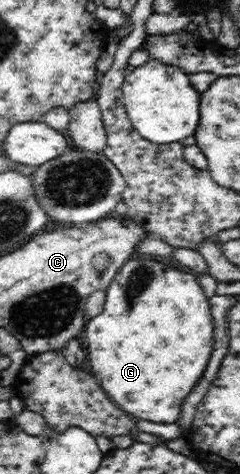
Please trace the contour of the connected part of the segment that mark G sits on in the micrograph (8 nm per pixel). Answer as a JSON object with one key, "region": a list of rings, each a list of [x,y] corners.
{"region":[[[147,258],[128,260],[114,276],[106,289],[102,313],[88,321],[85,330],[88,345],[88,367],[100,382],[102,389],[138,420],[154,423],[174,423],[181,415],[184,397],[192,391],[194,383],[202,377],[212,347],[214,323],[210,315],[209,299],[197,277],[179,271],[163,262]]]}

